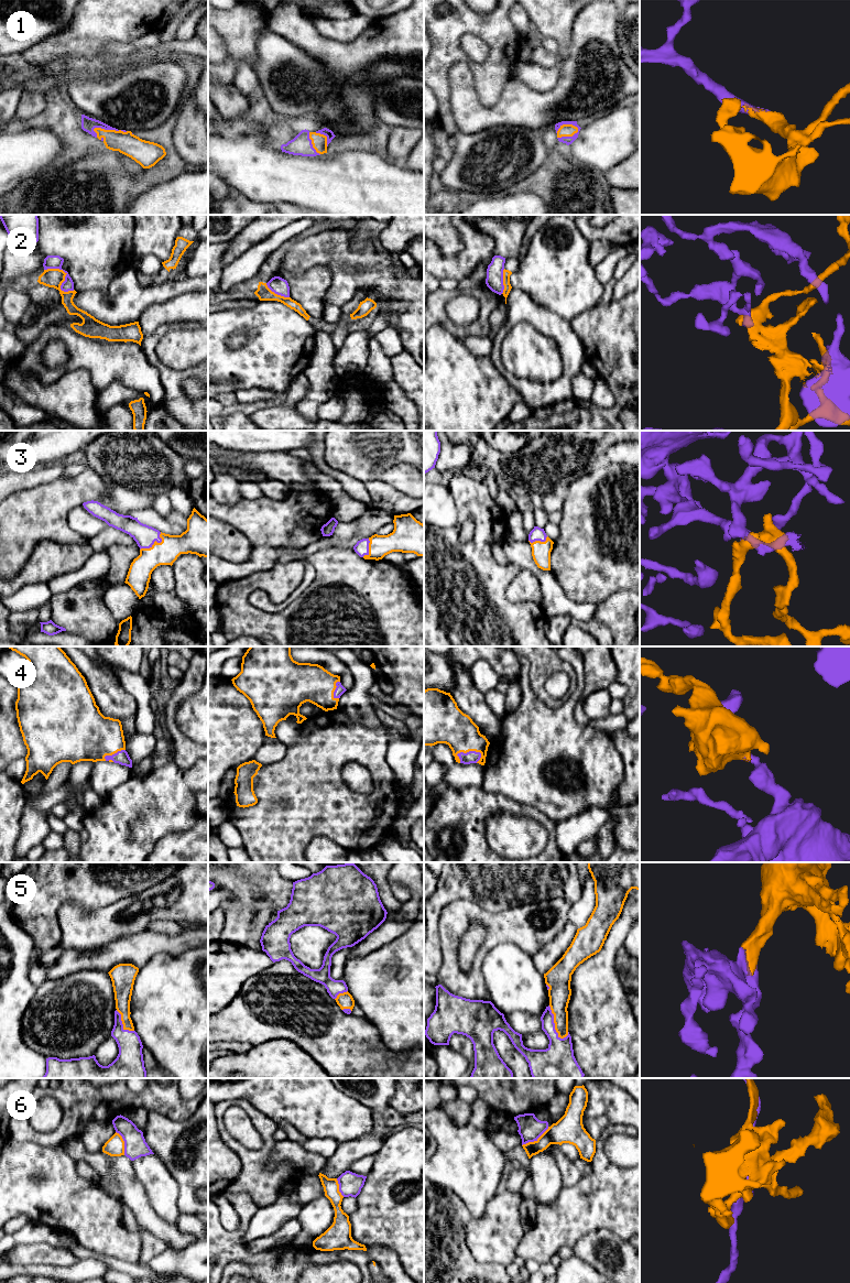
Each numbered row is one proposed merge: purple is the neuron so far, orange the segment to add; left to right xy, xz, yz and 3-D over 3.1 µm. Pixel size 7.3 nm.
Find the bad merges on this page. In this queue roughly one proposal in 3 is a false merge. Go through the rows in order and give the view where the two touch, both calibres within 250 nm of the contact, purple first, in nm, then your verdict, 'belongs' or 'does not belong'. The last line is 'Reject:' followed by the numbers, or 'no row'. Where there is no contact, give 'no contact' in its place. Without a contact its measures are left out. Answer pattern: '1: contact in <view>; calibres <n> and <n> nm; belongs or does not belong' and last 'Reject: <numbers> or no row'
1: contact in yz; calibres 60 and 100 nm; belongs
2: contact in xy; calibres 100 and 140 nm; does not belong
3: contact in xy; calibres 160 and 180 nm; belongs
4: contact in yz; calibres 90 and 280 nm; belongs
5: contact in yz; calibres 200 and 170 nm; belongs
6: contact in yz; calibres 180 and 190 nm; does not belong
Reject: 2, 6

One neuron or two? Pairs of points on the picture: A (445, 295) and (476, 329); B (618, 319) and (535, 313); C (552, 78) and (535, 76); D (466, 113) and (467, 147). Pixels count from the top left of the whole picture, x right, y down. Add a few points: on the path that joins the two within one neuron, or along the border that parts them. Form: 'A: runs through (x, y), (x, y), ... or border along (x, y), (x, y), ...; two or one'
A: runs through (440, 310), (440, 316), (454, 329), (461, 329); one
B: border along (569, 322), (584, 344); two
C: runs through (547, 78), (540, 78); one
D: border along (492, 127), (471, 133), (457, 132); two

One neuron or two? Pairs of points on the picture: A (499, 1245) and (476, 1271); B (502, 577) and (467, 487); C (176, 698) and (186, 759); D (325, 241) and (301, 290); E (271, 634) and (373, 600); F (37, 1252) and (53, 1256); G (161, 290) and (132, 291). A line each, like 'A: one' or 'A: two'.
A: two
B: one
C: one
D: two
E: one
F: one
G: one

